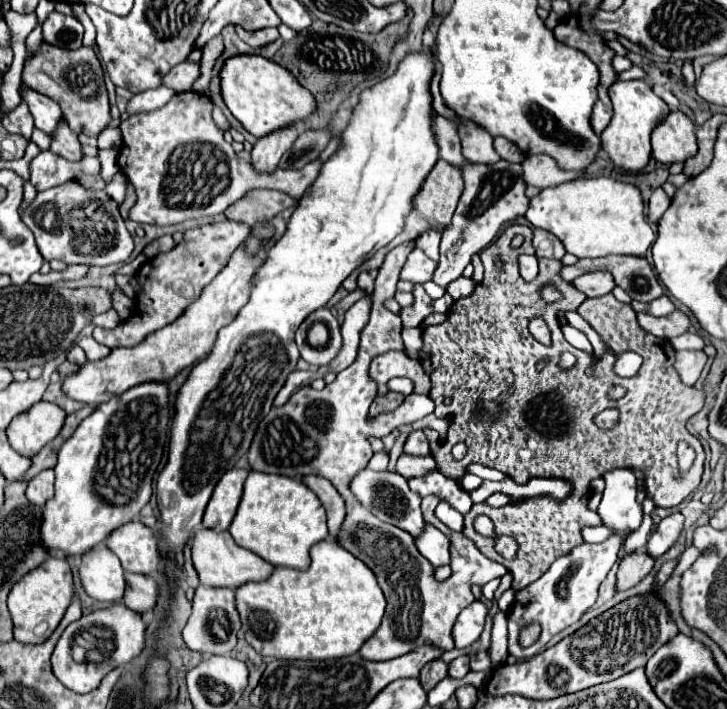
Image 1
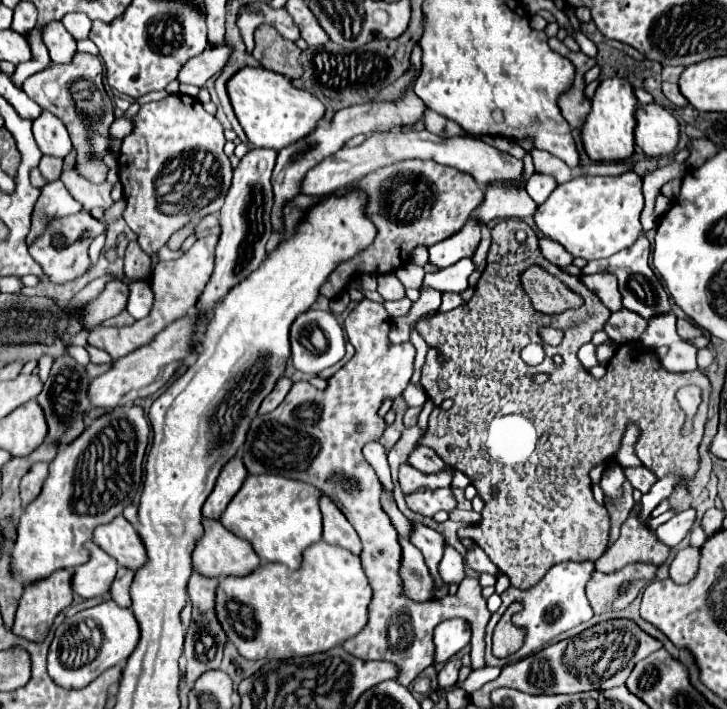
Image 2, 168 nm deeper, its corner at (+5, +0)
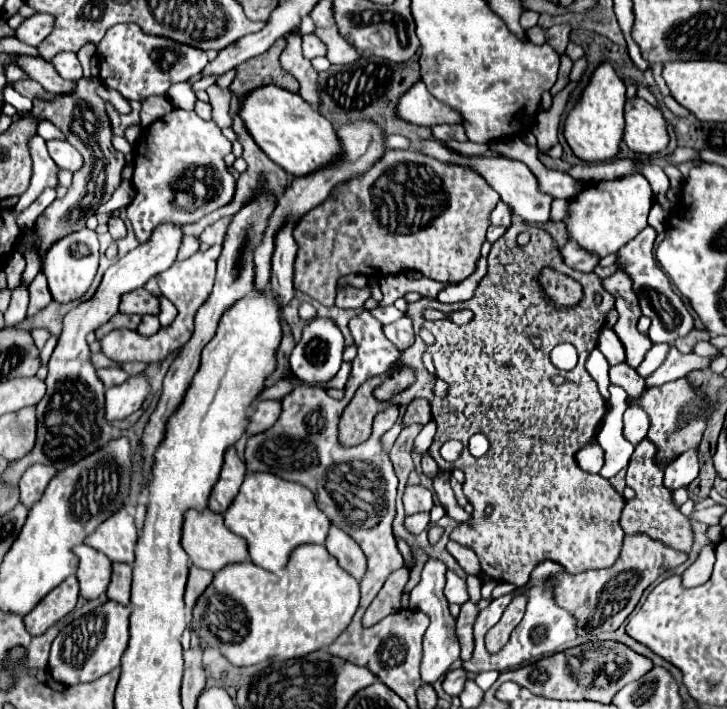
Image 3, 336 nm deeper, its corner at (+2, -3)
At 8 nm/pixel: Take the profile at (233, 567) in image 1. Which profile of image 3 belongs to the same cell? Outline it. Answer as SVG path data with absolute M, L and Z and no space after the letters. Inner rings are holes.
M189 510L187 512L185 522L183 522L183 540L181 540L181 544L187 550L187 554L191 558L191 564L195 564L197 568L203 568L203 570L211 570L211 572L219 572L227 564L239 564L239 562L249 560L247 542L241 536L227 530L227 526L223 522L223 516L213 514L211 510L205 510L205 512Z

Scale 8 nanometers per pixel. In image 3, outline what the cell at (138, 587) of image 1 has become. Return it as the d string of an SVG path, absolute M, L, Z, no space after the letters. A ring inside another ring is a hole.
M113 564L113 578L107 588L109 600L115 600L123 606L129 604L131 596L131 566L129 564Z

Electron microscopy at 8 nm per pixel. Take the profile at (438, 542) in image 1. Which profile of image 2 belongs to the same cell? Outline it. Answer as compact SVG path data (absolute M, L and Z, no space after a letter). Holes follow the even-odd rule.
M446 545L444 549L444 557L440 561L440 577L444 579L444 583L460 583L464 579L464 565L462 565L462 557L456 549L452 549L450 545Z

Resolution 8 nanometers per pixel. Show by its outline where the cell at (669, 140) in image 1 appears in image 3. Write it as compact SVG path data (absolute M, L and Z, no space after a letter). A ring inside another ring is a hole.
M631 98L625 104L625 134L623 142L637 154L657 154L667 148L669 134L663 112L647 100Z

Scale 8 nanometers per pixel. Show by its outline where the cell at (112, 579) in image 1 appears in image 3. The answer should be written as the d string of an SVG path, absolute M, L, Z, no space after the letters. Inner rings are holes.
M87 544L75 548L75 554L79 556L79 592L85 600L95 600L107 592L107 584L111 582L113 574L113 564L105 554L91 550L91 546Z

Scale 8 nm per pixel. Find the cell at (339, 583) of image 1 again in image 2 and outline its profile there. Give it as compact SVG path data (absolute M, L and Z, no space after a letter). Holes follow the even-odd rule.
M318 541L302 553L302 565L296 571L290 571L280 563L262 563L248 575L220 579L216 591L216 615L226 637L236 645L244 659L288 659L322 653L354 637L368 621L370 597L372 589L362 571L360 557L342 547Z

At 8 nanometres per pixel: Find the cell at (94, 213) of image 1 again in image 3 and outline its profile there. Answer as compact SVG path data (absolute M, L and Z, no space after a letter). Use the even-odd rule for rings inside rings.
M89 228L73 232L63 240L57 240L43 254L43 274L49 280L49 288L55 302L79 300L89 290L97 268L99 268L99 240L97 240L97 234Z

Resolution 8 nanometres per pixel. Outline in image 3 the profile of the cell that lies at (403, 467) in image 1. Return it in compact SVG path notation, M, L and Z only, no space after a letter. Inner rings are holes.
M421 484L407 486L405 488L405 494L403 494L403 504L405 504L405 512L407 514L427 512L427 510L433 508L433 492L427 490Z

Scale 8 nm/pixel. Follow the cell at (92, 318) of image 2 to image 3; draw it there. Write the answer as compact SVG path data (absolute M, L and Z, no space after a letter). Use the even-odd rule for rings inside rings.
M139 288L135 292L121 296L121 312L123 314L159 314L159 300L155 294Z

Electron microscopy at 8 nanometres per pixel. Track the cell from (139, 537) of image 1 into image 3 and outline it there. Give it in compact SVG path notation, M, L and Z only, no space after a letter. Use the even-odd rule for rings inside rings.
M119 510L115 516L107 518L95 532L85 540L87 546L103 552L111 562L135 562L135 542L137 542L137 530L133 524L133 518Z

